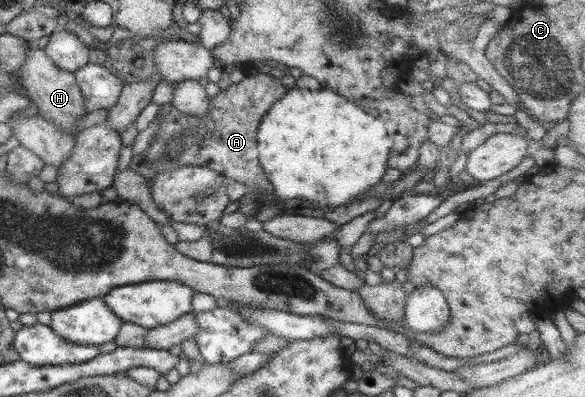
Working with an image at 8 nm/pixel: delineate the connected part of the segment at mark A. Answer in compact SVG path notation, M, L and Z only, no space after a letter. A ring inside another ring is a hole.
M257 73L232 83L225 90L220 89L216 96L209 99L209 107L203 117L182 114L172 104L159 105L155 118L161 120L161 127L158 126L158 134L152 138L148 150L140 155L138 161L156 175L187 165L207 167L224 175L226 180L242 182L247 189L274 193L274 186L268 181L259 162L257 133L263 116L287 91L288 88L280 83L280 79L271 74ZM178 131L182 134L185 131L187 135L180 136Z

